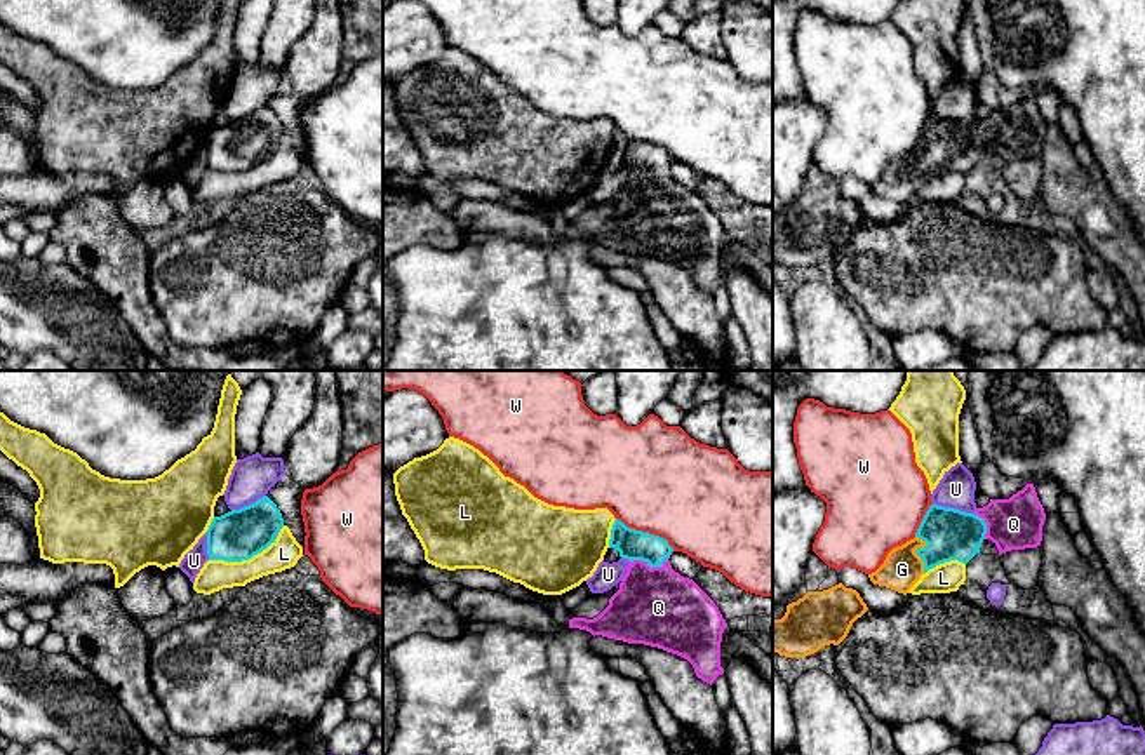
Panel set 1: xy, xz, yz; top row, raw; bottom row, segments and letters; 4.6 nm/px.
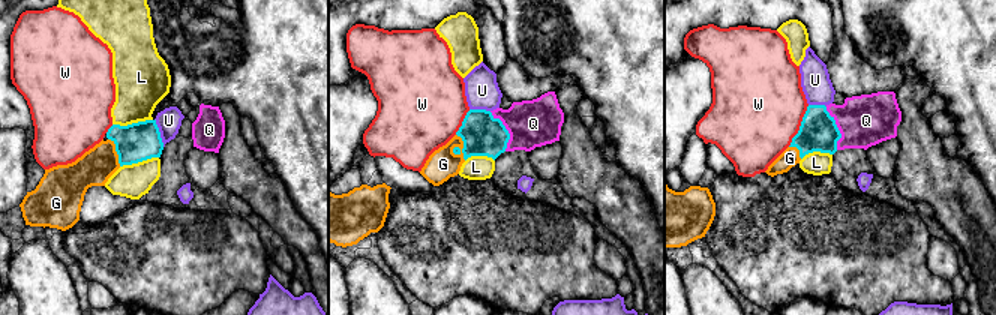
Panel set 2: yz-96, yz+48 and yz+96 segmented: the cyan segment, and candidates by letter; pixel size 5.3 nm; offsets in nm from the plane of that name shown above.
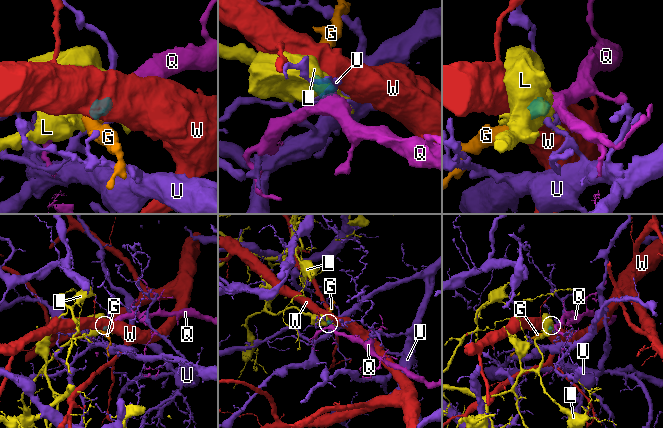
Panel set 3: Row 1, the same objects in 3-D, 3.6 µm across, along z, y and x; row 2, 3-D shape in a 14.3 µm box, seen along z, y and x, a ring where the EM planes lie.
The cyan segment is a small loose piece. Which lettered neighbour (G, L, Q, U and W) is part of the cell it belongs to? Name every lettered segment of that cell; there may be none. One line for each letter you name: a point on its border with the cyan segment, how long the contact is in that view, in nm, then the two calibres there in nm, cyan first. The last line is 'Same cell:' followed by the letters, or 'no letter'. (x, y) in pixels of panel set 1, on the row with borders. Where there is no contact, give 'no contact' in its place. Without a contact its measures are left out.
G: contact yz (916, 550); length 180 nm; calibres 240 and 180 nm
Q: contact xz (648, 564); length 190 nm; calibres 140 and 360 nm
Same cell: G, Q

